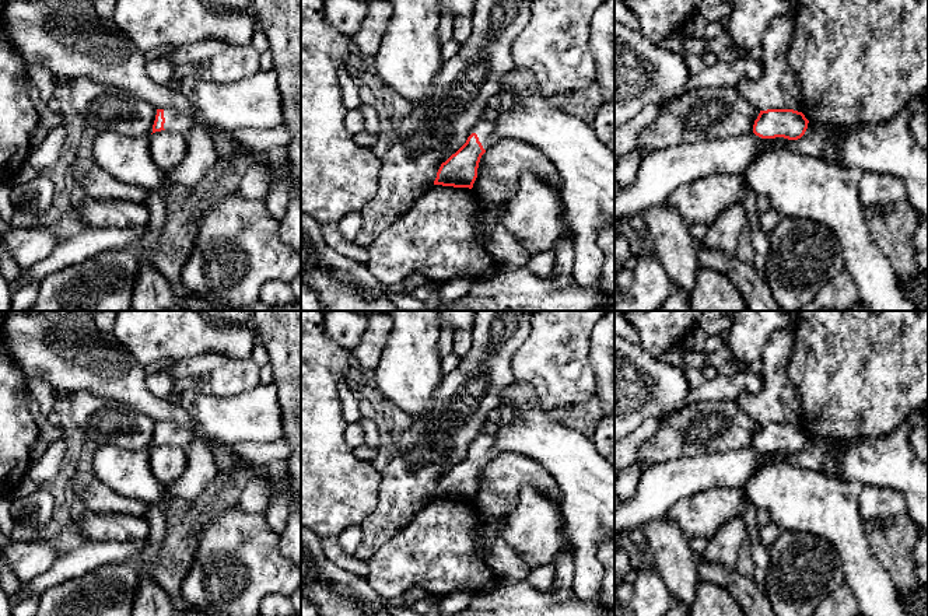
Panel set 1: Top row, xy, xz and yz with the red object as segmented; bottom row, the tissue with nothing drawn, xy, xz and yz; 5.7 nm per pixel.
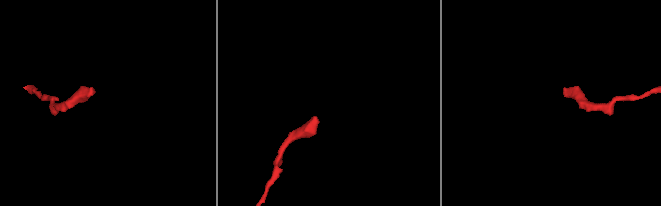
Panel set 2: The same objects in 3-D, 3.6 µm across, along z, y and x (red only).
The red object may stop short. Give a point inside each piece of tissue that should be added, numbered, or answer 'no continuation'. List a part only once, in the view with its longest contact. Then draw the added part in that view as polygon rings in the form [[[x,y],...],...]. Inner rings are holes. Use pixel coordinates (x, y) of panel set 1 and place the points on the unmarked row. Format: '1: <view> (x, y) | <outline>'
1: xy (255, 416) | [[[259,384],[251,391],[228,398],[189,391],[178,402],[188,412],[190,424],[164,421],[167,445],[188,448],[196,438],[225,445],[284,438],[281,407],[273,384]]]

